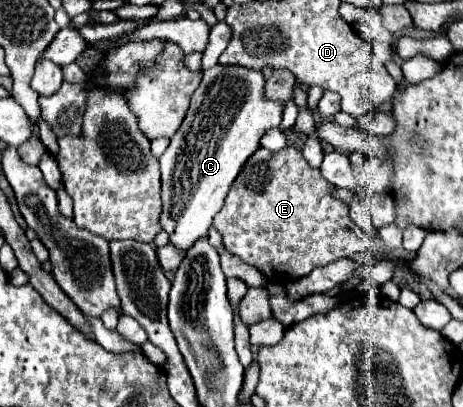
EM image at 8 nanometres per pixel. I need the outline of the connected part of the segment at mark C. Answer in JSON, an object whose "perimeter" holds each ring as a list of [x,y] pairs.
{"perimeter":[[[220,64],[202,72],[202,82],[192,94],[190,108],[170,146],[160,156],[164,206],[160,224],[178,250],[188,252],[198,238],[208,234],[212,218],[220,212],[244,162],[260,148],[264,132],[280,126],[280,104],[264,100],[262,90],[262,72]]]}

